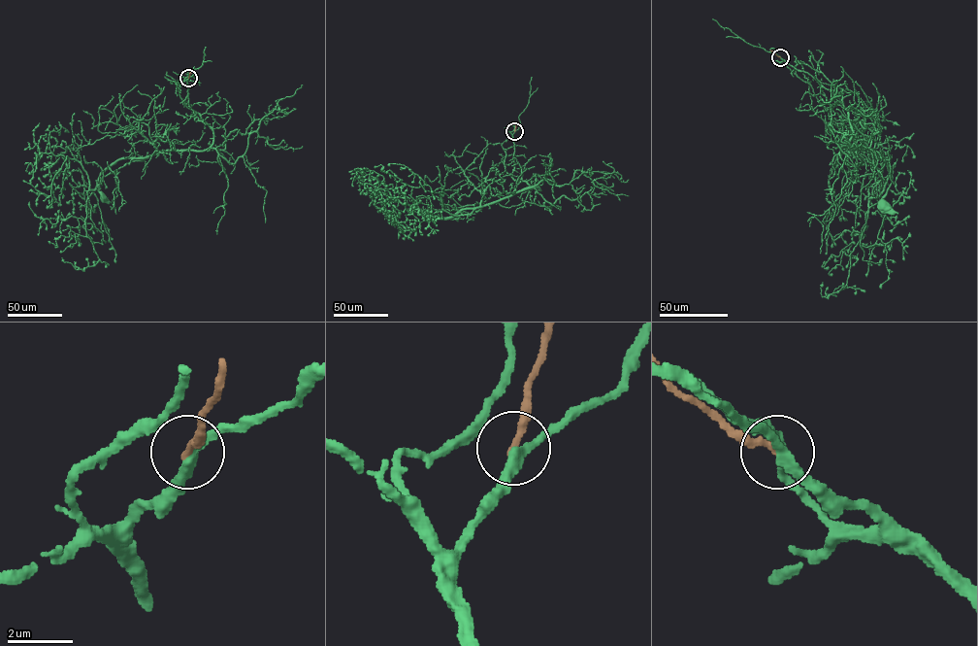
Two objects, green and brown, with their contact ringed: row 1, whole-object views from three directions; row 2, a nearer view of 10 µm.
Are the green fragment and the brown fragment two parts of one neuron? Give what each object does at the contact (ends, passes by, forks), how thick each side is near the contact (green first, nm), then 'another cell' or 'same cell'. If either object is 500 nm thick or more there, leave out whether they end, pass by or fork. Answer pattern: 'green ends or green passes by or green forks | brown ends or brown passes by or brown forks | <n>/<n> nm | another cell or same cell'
green passes by | brown ends | 300/220 nm | another cell

